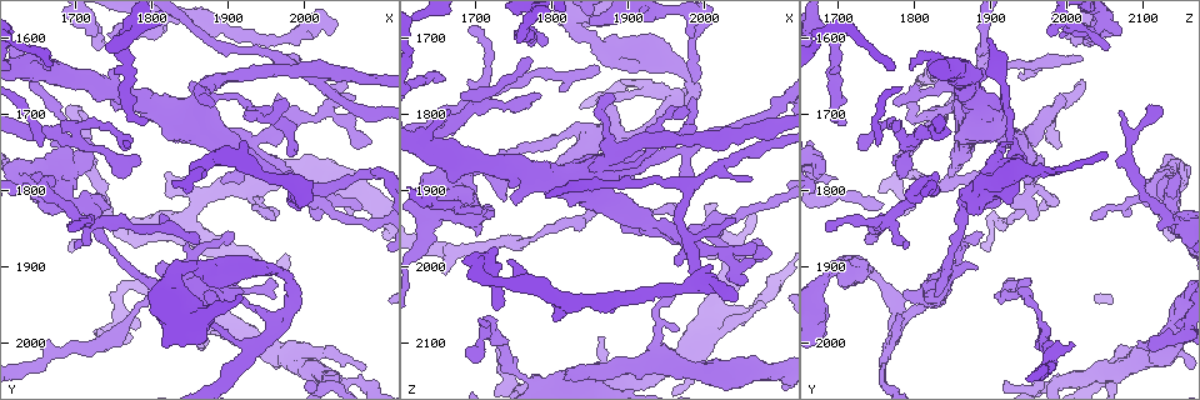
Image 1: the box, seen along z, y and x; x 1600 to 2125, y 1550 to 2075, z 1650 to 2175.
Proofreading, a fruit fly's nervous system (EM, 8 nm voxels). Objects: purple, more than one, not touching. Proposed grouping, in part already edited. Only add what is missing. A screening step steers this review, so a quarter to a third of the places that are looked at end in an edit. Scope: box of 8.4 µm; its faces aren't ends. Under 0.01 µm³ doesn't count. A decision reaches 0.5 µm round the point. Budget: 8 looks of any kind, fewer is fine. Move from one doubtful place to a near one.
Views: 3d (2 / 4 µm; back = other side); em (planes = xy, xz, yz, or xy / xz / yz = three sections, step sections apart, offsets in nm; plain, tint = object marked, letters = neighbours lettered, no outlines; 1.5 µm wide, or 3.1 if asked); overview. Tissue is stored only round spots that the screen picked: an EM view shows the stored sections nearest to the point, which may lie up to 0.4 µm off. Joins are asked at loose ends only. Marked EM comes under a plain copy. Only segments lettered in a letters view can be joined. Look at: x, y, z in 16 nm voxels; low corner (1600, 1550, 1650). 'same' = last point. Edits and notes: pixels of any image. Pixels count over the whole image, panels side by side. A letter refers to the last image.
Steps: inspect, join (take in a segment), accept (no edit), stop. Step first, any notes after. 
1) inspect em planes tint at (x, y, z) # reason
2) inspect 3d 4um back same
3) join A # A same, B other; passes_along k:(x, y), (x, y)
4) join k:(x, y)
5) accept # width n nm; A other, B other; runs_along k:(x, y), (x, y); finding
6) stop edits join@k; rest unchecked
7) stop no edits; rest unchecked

inspect em planes letters at (1690, 1850, 1685) # an open end

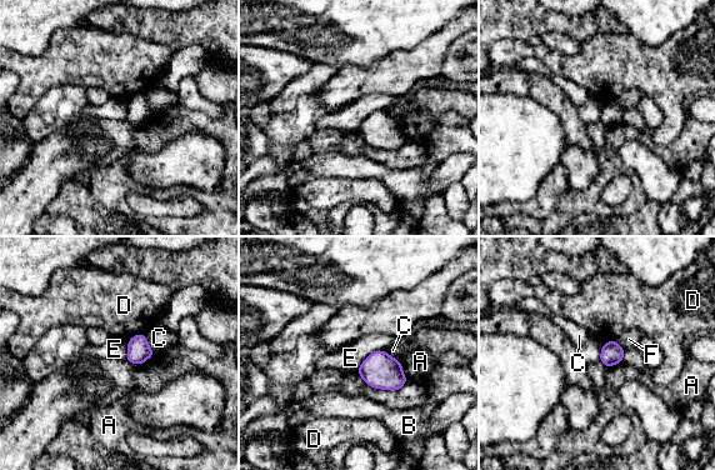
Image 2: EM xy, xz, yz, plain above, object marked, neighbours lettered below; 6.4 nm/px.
accept # A other, B other, C other, D other, E other, F other; border 2:(383, 349), (374, 350), (356, 370); none of them fits

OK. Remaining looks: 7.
inspect em yz step 4 tint at (2035, 1645, 1940) # branch stops here

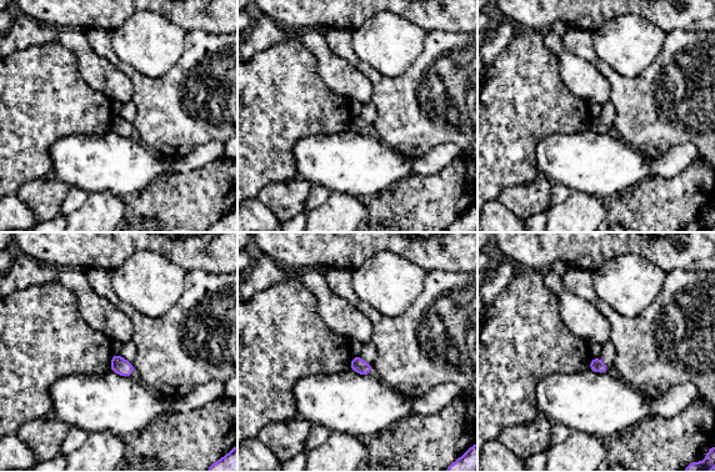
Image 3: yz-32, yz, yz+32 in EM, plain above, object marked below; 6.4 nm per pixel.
inspect em planes letters same

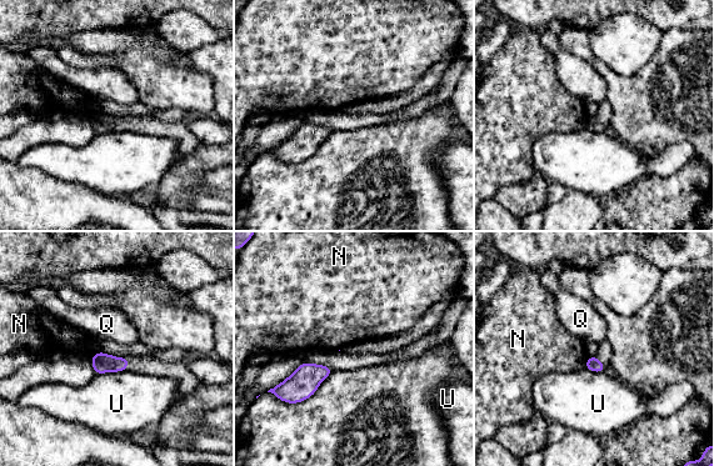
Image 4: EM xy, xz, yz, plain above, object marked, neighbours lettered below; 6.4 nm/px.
accept # longest_contact U 200 nm; N other, Q other, U other; no lettered segment goes on from it

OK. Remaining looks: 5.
inspect em planes letters at (1730, 1805, 1905) # free end

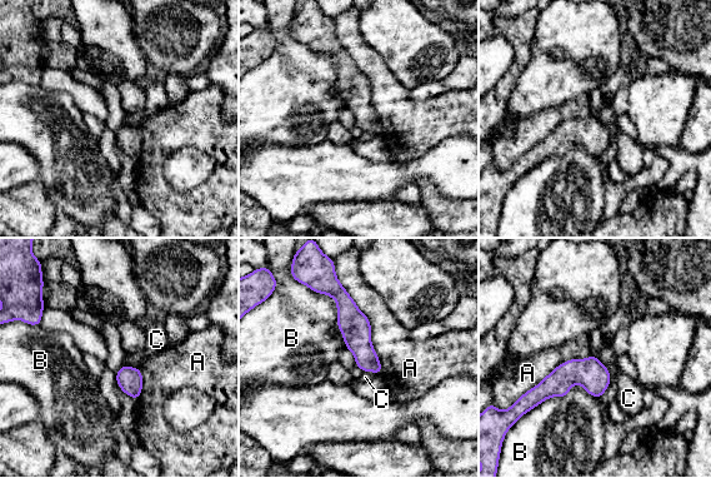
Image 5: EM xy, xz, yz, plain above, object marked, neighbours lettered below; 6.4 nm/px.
accept # longest_contact A 700 nm; A other, B other, C other; border 5:(335, 275), (369, 320), (381, 372); none of them fits

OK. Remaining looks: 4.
stop no edits; rest unchecked

